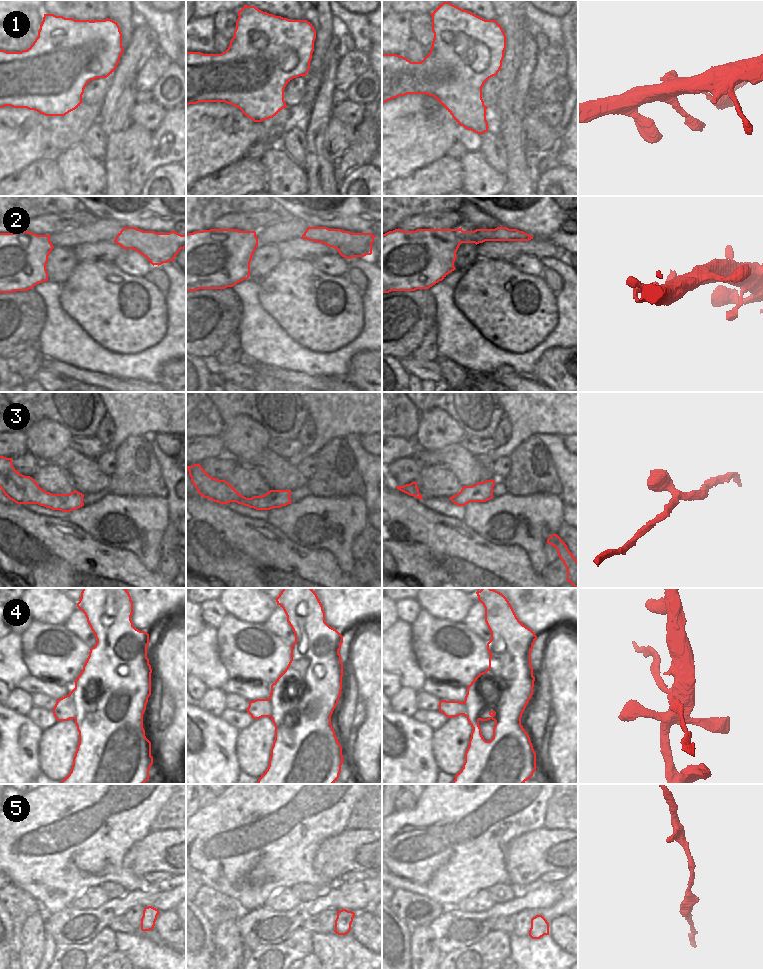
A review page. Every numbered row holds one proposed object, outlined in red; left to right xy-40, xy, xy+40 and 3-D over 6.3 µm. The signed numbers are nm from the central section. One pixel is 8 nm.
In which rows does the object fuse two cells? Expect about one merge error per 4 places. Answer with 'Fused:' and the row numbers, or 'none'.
Fused: 1, 4

